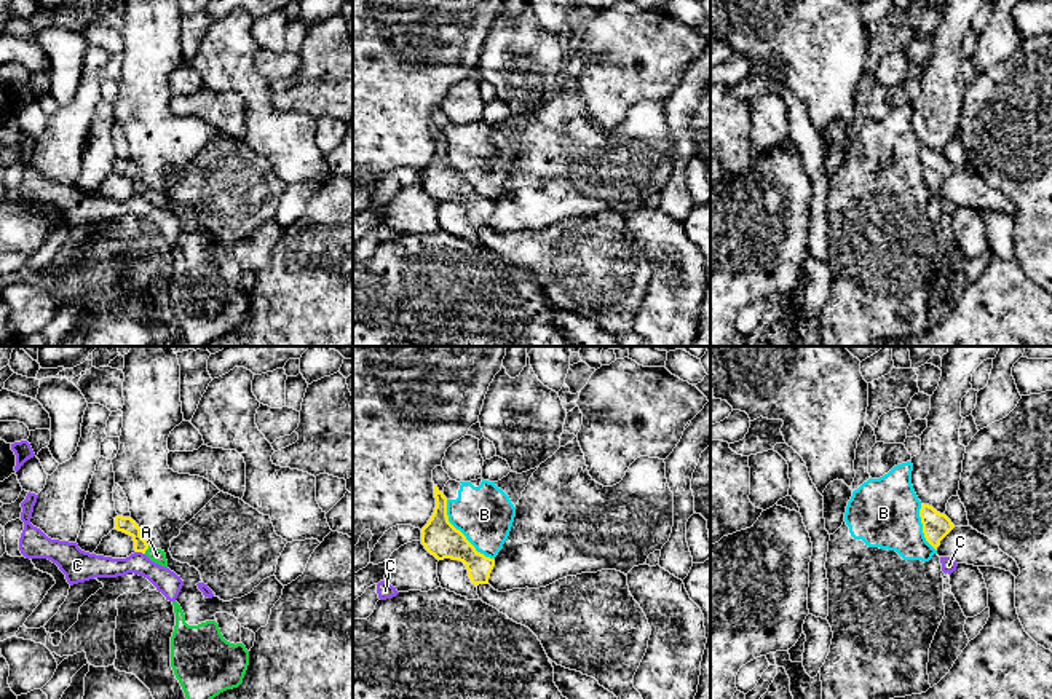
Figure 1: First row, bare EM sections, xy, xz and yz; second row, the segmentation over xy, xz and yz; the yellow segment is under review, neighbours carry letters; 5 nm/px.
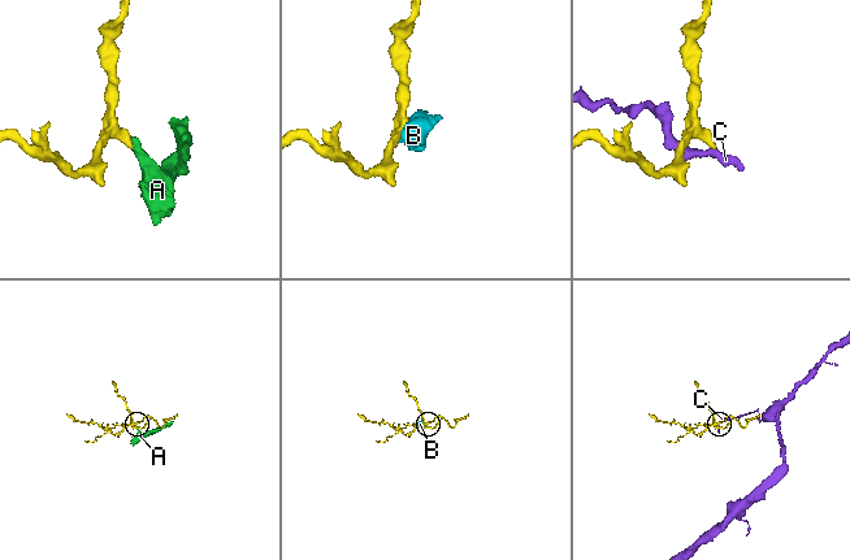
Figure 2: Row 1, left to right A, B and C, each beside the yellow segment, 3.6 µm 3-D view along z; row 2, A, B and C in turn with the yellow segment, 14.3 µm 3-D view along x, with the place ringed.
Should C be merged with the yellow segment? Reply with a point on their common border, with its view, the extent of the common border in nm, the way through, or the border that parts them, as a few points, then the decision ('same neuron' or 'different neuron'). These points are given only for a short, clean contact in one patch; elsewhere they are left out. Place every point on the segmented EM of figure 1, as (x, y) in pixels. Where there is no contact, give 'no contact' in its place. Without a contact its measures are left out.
contact xy (141, 551); length 50 nm; border xy (136, 551), (144, 554); different neuron

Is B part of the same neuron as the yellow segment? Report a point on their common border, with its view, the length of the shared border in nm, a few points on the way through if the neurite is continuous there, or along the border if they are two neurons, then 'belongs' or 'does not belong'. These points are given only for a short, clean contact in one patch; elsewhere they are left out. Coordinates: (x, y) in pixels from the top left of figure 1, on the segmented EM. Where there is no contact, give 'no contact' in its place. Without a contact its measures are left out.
meets yellow in xz at (462, 533); contact 380 nm long; does not belong

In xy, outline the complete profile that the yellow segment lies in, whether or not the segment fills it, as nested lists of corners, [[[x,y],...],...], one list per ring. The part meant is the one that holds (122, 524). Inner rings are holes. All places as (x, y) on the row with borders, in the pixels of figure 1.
[[[117,515],[115,517],[115,530],[123,531],[132,538],[136,552],[142,552],[152,562],[168,568],[168,560],[166,560],[164,551],[150,547],[147,544],[147,541],[140,536],[139,525],[131,517]]]

